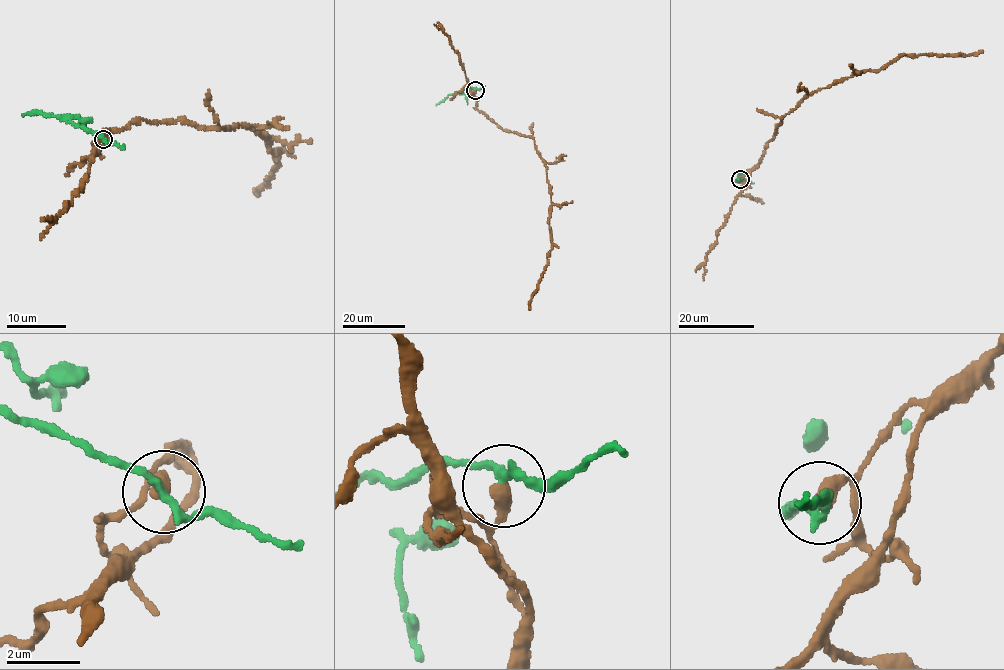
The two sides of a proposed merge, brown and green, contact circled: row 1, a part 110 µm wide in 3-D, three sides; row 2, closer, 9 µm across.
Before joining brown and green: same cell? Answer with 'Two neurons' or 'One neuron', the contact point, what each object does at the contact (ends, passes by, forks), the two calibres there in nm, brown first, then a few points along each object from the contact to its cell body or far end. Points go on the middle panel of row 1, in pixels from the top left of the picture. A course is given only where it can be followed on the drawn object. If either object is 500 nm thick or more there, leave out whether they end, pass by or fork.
Two neurons. Place: (475, 90). At the ring brown ends. At the ring green passes by. Thickness 400 nm (brown) against 200 nm. Course of brown: (475, 89), (477, 109), (501, 128), (532, 137), (546, 167), (552, 245), (528, 309). Course of green: (475, 89), (449, 94), (436, 105)

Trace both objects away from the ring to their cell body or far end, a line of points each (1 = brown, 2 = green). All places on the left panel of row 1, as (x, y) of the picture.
1: (103, 139), (107, 130), (142, 119), (251, 126), (271, 141), (272, 154), (281, 151), (268, 184), (255, 192)
2: (103, 139), (53, 115), (22, 115)

